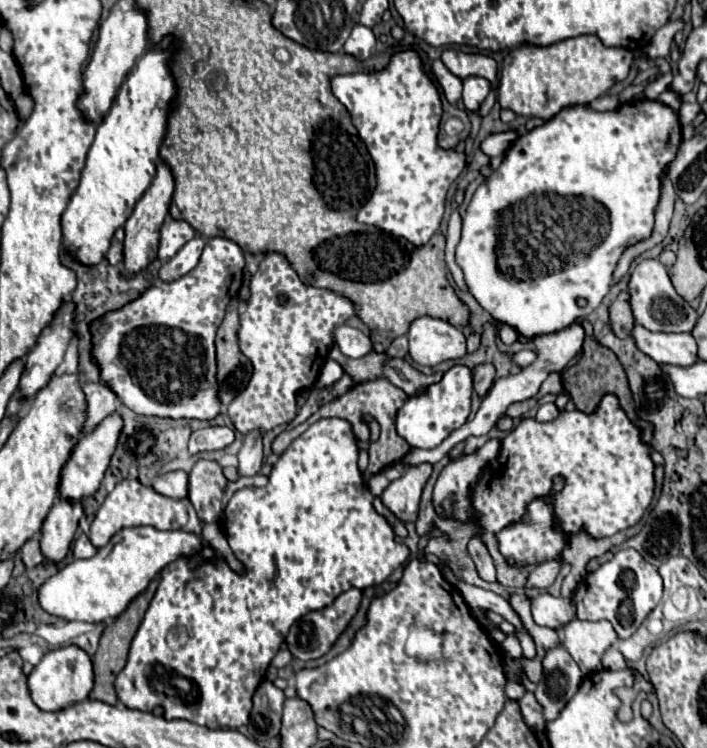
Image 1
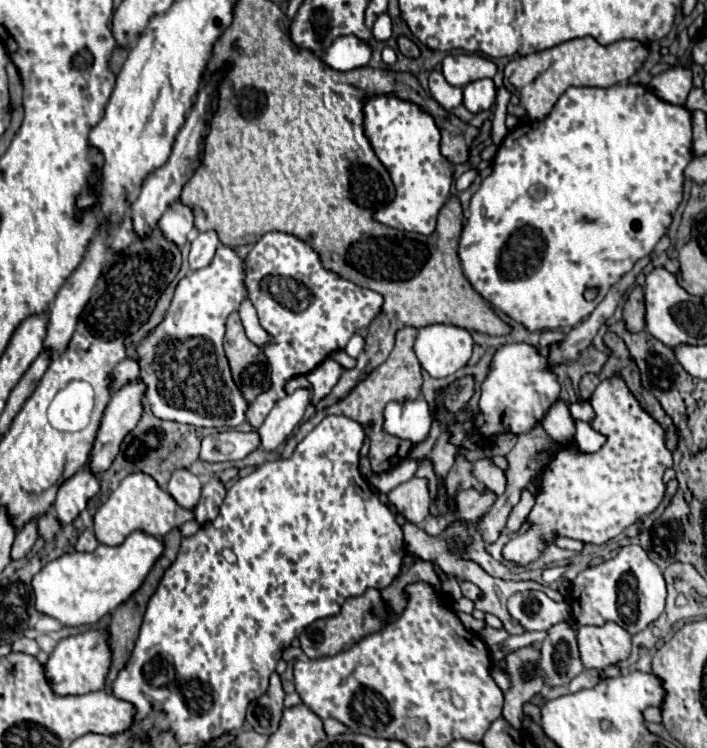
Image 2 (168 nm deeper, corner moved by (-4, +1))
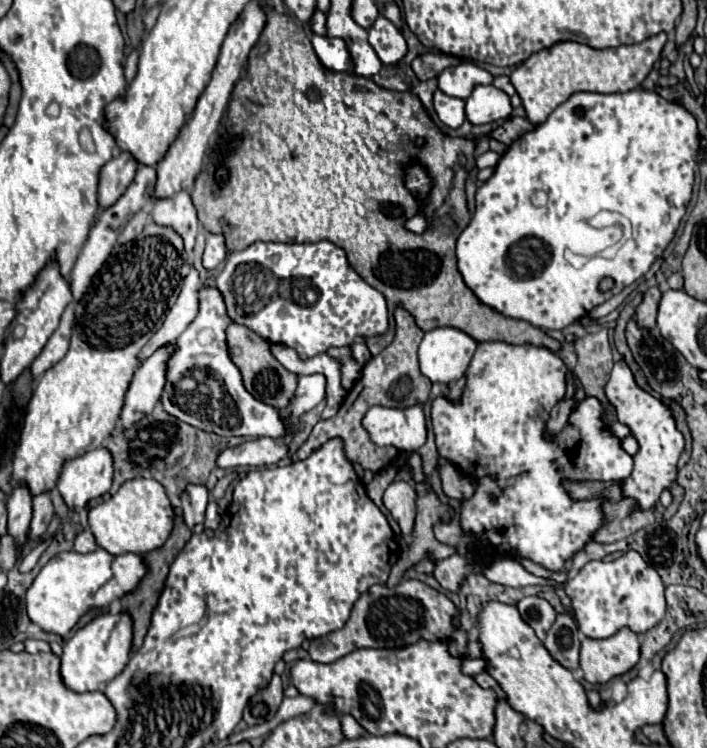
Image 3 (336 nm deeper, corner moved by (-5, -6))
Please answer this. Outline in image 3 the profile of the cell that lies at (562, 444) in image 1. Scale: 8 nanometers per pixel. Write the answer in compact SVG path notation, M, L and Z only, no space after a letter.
M618 361L614 365L604 391L606 391L608 403L618 413L618 421L626 425L632 437L638 441L638 453L634 455L634 469L622 481L622 495L632 499L636 503L636 509L640 511L654 509L658 505L660 493L666 487L670 487L676 479L676 461L684 449L684 437L676 429L670 409L636 385L634 375L624 361Z

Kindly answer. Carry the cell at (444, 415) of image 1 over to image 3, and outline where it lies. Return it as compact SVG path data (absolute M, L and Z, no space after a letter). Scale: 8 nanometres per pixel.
M420 405L406 409L370 407L364 427L380 447L392 445L400 451L416 451L426 443L426 417Z

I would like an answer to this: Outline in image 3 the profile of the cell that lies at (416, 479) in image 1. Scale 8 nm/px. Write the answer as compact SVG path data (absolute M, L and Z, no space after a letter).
M394 481L384 493L384 505L398 521L404 535L410 535L414 529L416 517L416 491L406 481Z

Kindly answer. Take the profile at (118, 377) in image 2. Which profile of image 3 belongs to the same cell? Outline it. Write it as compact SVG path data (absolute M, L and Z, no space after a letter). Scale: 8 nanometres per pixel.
M190 269L190 273L184 279L184 289L176 301L176 305L172 307L170 315L166 317L164 325L154 333L154 337L148 341L148 345L140 351L138 361L144 363L156 349L174 343L178 339L178 335L192 323L192 319L198 313L198 287L200 287L200 279L196 269Z

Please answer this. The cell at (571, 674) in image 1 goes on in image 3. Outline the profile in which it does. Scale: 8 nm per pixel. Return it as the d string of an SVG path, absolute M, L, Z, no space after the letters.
M566 613L558 615L550 631L546 633L544 647L552 655L554 661L558 661L562 667L574 671L578 669L578 651L580 651L580 639L578 639L578 625L574 619Z

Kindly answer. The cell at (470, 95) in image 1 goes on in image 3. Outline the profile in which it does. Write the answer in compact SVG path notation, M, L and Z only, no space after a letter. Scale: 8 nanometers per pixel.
M478 85L466 99L466 117L472 125L508 119L510 113L510 97L494 85Z

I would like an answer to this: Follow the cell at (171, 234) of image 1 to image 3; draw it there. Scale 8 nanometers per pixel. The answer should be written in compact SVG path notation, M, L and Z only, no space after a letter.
M180 191L170 199L154 199L150 215L158 225L174 229L182 237L186 251L192 251L201 223L188 191Z

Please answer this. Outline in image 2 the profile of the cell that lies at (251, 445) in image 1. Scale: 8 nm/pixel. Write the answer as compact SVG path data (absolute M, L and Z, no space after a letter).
M297 388L293 394L287 394L273 406L263 426L257 430L261 434L263 450L275 450L293 434L295 426L303 420L309 398L311 392L307 388Z

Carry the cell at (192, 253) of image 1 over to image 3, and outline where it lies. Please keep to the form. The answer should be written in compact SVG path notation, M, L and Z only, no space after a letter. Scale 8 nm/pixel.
M206 235L206 247L202 253L202 267L214 269L220 261L226 259L226 245L222 235Z

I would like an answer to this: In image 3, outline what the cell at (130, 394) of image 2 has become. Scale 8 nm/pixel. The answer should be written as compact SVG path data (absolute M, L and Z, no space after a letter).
M172 345L158 349L134 371L130 387L124 395L124 407L120 411L122 429L134 427L158 403L166 381L166 359L170 357L172 349Z

